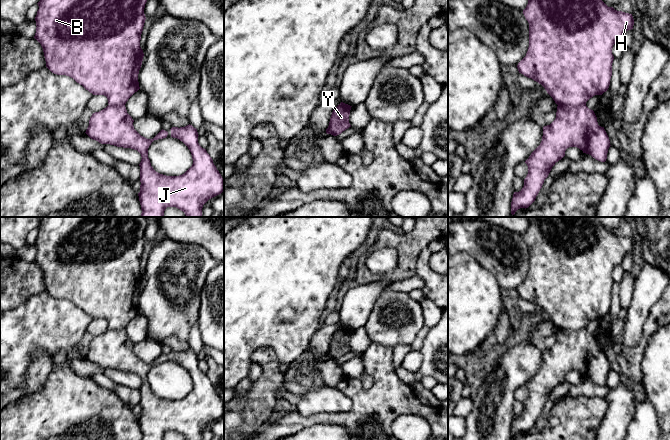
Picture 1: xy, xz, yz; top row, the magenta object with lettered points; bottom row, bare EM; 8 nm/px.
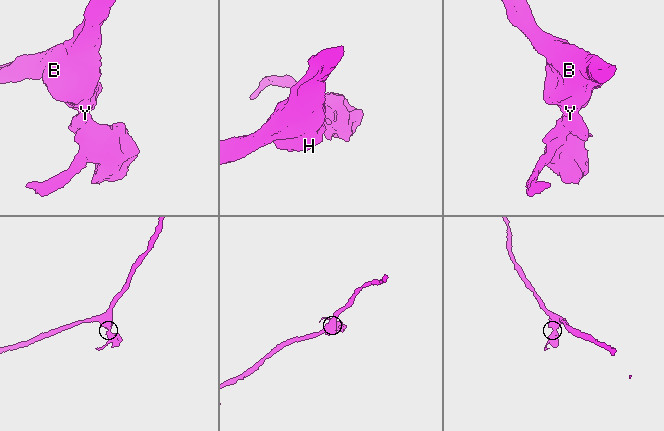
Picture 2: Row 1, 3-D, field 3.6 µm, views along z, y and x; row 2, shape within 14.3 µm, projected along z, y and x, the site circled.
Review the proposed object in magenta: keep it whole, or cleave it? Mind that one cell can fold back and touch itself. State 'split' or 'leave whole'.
split

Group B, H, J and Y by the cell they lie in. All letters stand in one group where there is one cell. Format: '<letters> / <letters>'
B H / J Y

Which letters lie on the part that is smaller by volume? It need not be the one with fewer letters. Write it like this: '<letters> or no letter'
J, Y

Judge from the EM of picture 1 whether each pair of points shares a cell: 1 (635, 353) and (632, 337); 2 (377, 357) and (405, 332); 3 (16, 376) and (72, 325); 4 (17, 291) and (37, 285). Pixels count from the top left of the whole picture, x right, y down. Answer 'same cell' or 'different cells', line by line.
1: different cells
2: different cells
3: same cell
4: same cell

